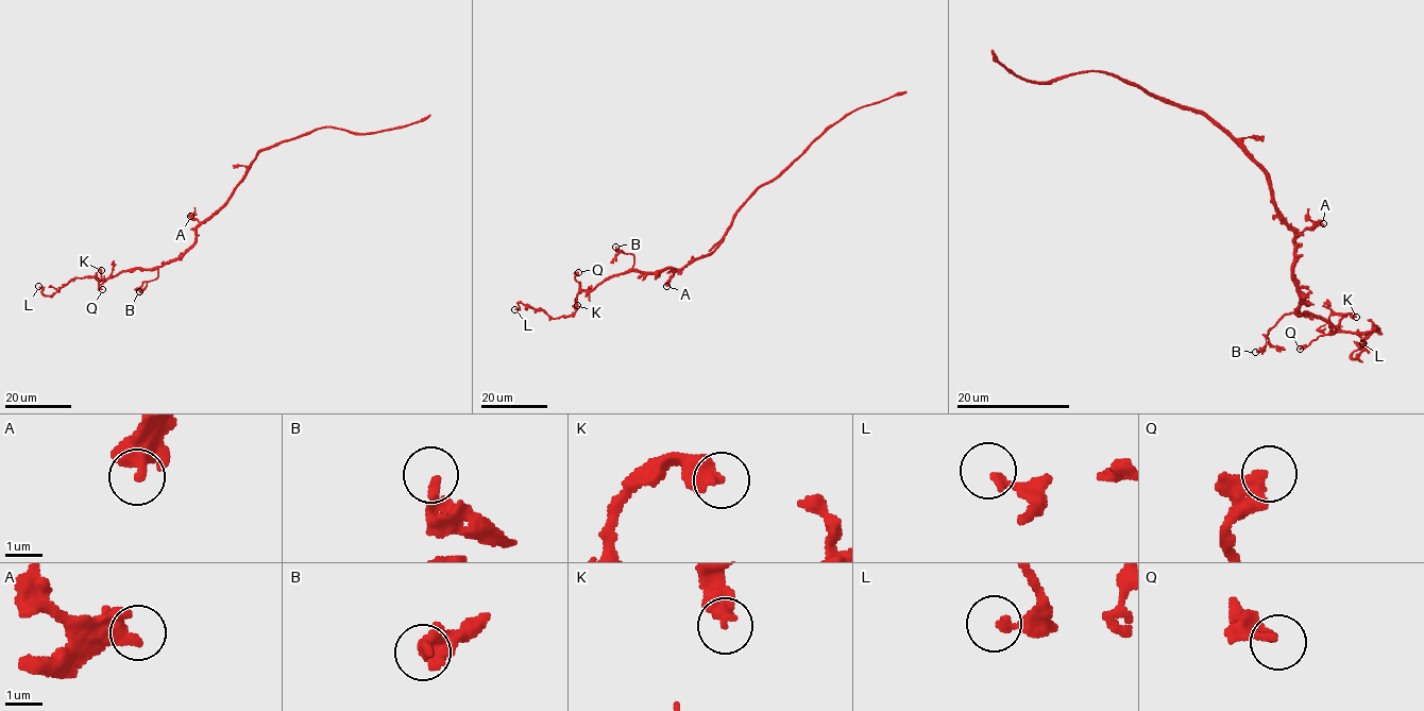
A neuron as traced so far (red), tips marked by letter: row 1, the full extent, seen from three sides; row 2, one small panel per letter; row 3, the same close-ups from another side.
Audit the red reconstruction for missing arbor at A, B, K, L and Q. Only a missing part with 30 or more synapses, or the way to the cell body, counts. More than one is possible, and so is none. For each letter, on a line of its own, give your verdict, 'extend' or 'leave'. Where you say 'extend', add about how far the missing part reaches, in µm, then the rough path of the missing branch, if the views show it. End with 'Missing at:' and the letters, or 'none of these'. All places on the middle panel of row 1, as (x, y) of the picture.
A: leave
B: leave
K: leave
L: leave
Q: leave
Missing at: none of these

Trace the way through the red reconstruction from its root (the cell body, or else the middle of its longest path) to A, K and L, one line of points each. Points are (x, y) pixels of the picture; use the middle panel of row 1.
A: (711, 253), (677, 270), (666, 286)
K: (711, 253), (680, 269), (613, 274), (591, 290), (580, 290), (577, 294), (577, 305)
L: (711, 253), (680, 269), (613, 274), (591, 290), (581, 290), (572, 315), (551, 318), (519, 302), (514, 309)

